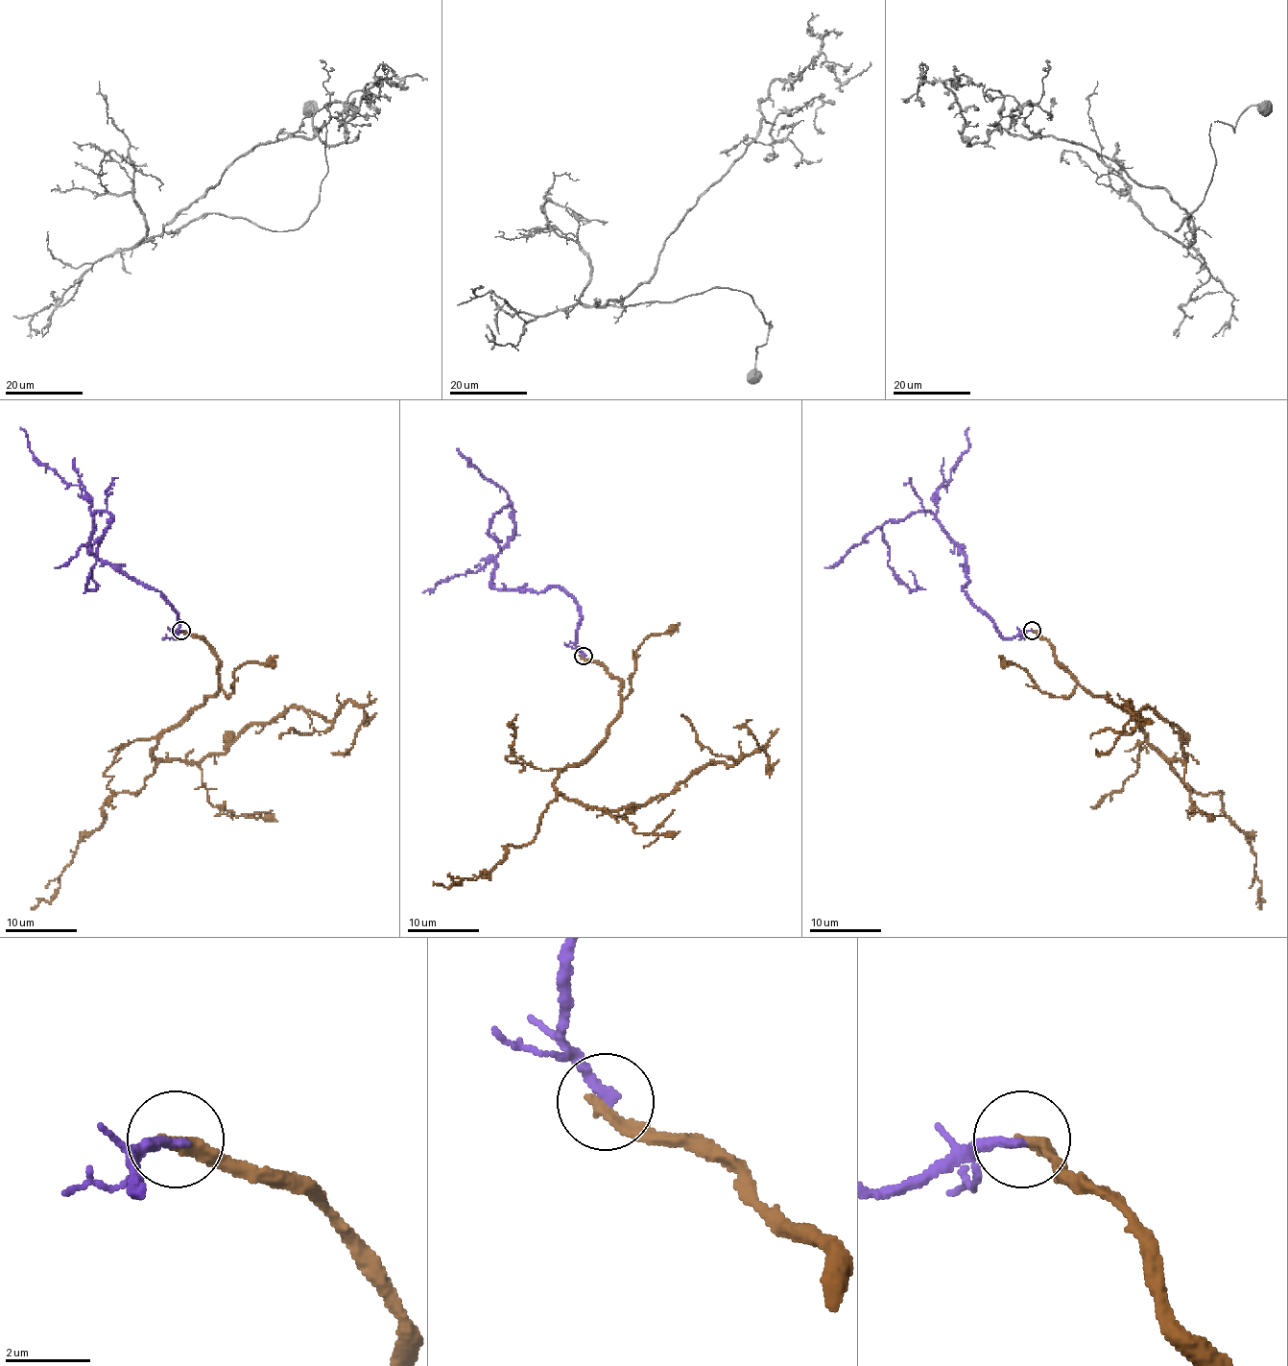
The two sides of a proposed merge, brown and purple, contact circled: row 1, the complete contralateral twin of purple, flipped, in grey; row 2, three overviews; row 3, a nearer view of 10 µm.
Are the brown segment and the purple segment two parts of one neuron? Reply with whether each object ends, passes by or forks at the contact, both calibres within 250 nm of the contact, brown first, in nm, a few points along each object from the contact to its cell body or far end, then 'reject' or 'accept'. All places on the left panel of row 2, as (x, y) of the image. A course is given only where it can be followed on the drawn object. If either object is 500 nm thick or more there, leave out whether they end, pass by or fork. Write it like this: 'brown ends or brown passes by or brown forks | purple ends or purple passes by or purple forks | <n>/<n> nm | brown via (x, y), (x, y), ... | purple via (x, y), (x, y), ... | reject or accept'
brown ends | purple ends | 320/240 nm | brown via (180, 631), (218, 690), (156, 758), (353, 701), (331, 753) | purple via (180, 631), (173, 635), (178, 612), (158, 590), (96, 557), (92, 515), (107, 512), (94, 589), (90, 571) | reject

